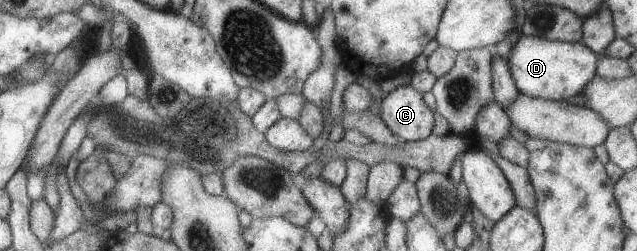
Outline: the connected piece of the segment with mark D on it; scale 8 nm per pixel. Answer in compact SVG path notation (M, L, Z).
M520 36L511 47L507 64L516 89L525 96L550 101L567 101L595 78L596 54L581 42L566 43Z

